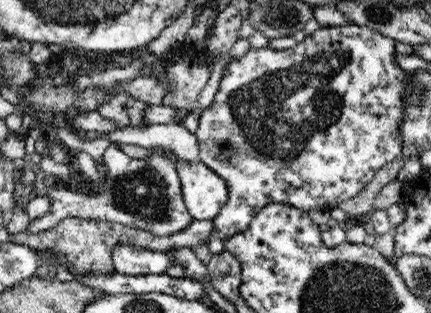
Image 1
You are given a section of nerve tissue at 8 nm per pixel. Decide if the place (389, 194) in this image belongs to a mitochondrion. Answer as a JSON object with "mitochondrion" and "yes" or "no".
{"mitochondrion":"no"}

